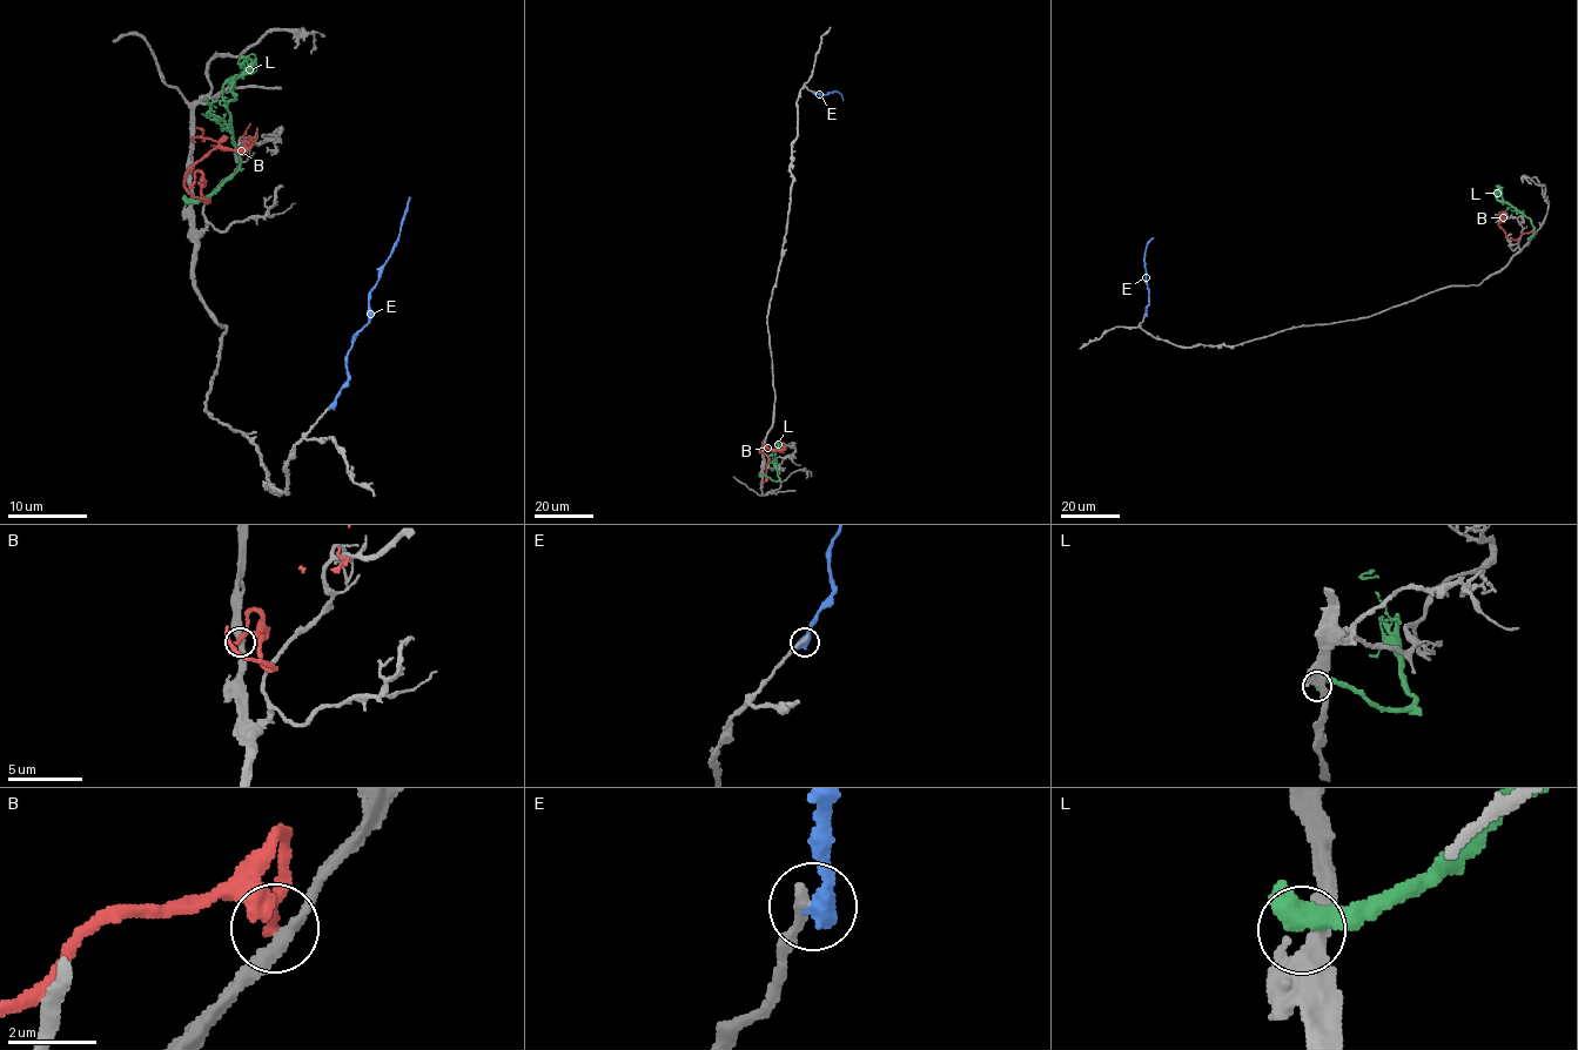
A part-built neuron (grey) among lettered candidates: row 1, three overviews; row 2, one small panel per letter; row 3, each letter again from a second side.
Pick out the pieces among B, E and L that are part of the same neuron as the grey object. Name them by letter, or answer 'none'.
none

